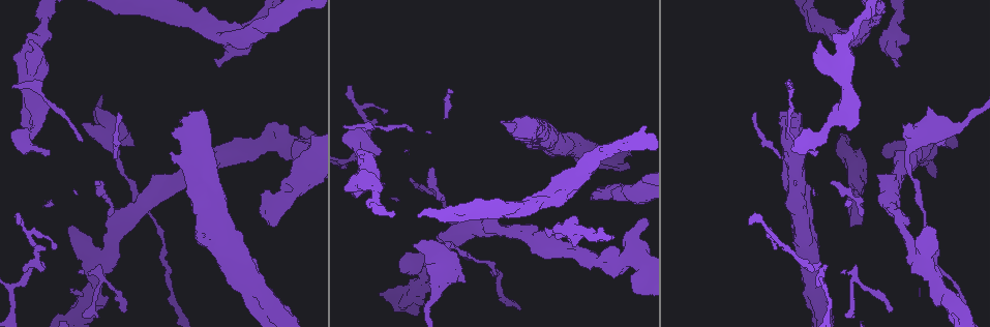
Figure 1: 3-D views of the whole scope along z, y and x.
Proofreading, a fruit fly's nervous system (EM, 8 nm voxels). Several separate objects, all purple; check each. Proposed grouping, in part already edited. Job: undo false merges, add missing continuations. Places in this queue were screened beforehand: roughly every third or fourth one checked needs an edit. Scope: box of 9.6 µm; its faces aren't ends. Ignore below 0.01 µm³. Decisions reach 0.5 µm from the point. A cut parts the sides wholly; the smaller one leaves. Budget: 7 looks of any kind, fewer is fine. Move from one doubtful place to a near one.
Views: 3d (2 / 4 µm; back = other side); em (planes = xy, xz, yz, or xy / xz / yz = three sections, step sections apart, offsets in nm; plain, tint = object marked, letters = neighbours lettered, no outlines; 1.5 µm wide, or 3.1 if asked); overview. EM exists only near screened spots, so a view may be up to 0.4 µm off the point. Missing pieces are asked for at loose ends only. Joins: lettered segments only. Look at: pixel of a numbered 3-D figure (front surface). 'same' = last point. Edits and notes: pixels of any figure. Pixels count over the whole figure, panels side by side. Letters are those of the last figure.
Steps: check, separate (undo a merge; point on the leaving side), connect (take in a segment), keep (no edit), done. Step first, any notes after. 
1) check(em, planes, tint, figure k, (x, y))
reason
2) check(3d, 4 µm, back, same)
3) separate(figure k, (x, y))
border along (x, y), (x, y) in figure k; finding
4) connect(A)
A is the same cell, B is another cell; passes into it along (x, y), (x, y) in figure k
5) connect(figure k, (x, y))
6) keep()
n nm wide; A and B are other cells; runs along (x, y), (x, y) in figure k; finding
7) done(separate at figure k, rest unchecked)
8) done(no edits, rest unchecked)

check(3d, 4 µm, figure 1, (204, 201))
calibre changes

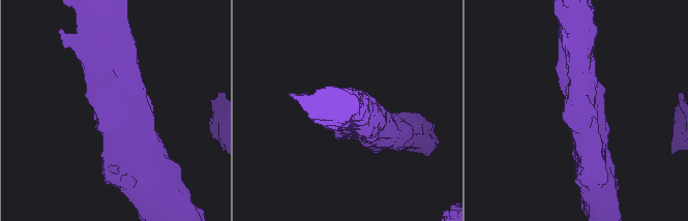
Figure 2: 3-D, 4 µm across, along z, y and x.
check(em, planes, letters, figure 2, (119, 110))

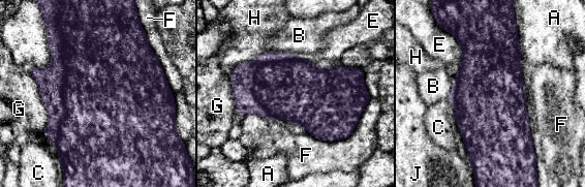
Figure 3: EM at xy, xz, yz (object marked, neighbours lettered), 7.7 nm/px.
keep()
A, B, C, E, F, G, H and J are other cells; border along (452, 87), (447, 97) in figure 3; all the same neuron

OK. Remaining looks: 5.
check(em, xz, step 8, letters, figure 1, (440, 201))
thin end

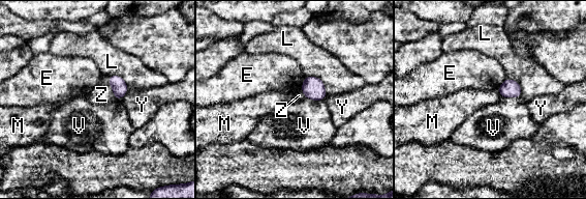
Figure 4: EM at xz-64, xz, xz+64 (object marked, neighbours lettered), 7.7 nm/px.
keep()
120 nm wide; E, L, M, V, Y and Z are other cells; border along (501, 95), (520, 96) in figure 4; none of them fits

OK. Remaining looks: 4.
check(em, planes, tint, figure 1, (360, 157))

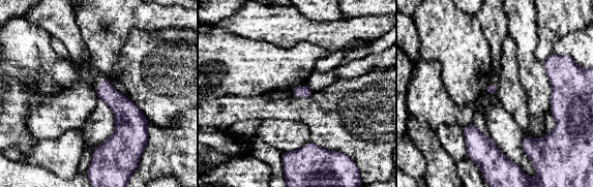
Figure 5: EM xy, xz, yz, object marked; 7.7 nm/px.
check(em, planes, letters, same)
what lies round it

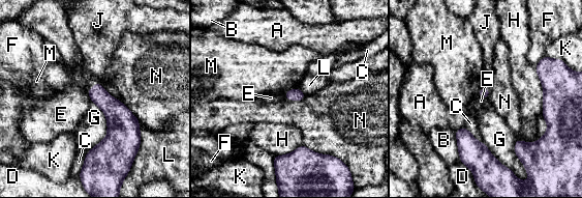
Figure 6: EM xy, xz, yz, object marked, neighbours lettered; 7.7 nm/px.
keep()
A, B, C, D, E, F, G, H, J, K, L, M and N are other cells; border along (86, 89), (92, 102) in figure 6; no lettered segment goes on from it

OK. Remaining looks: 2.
done(no edits, rest unchecked)

